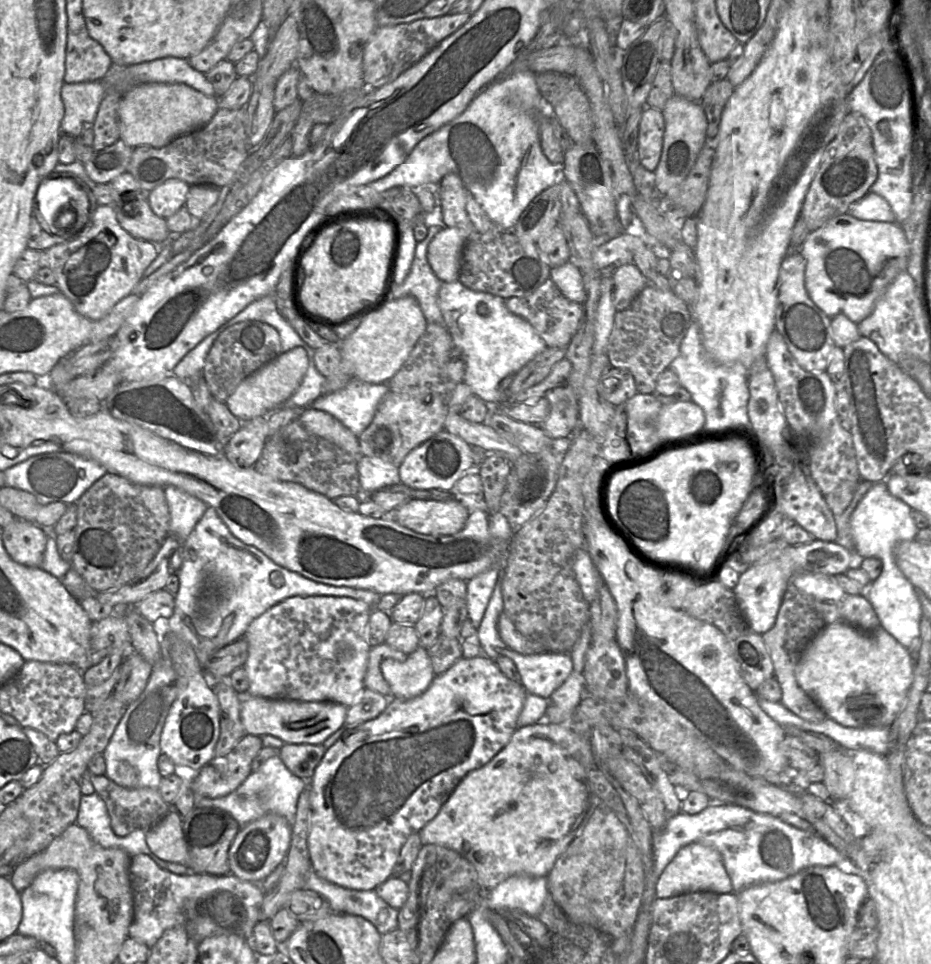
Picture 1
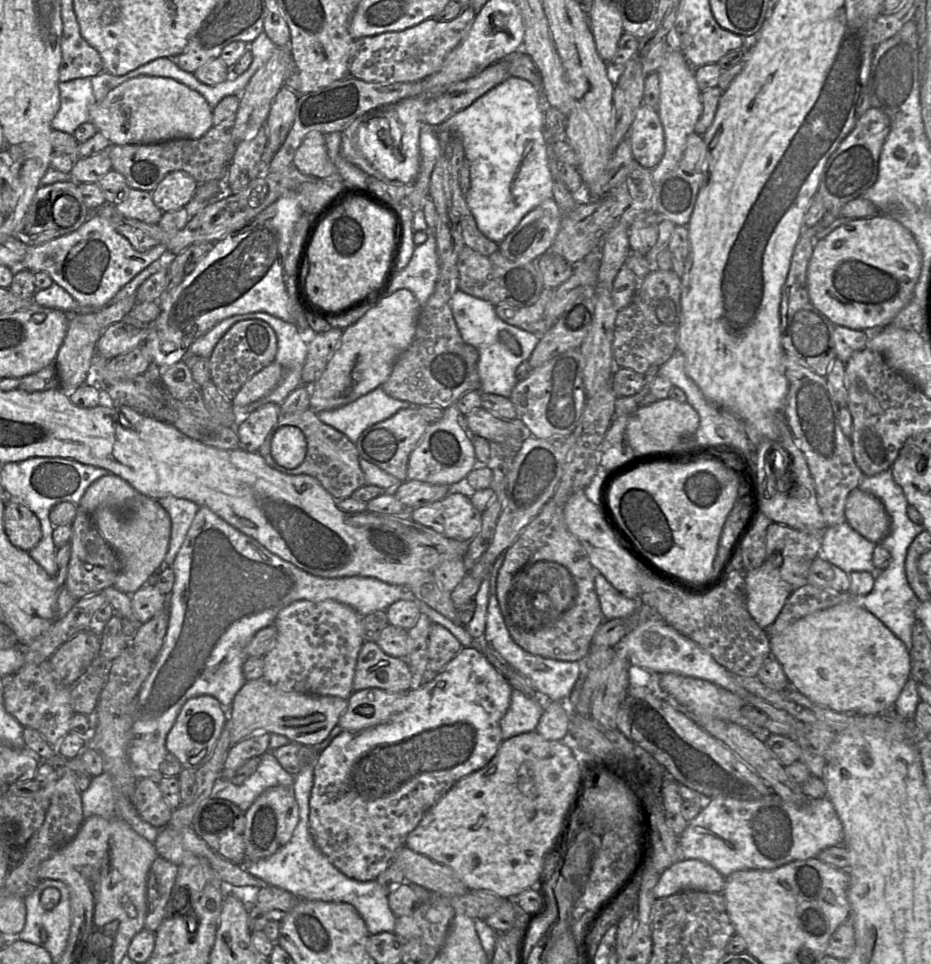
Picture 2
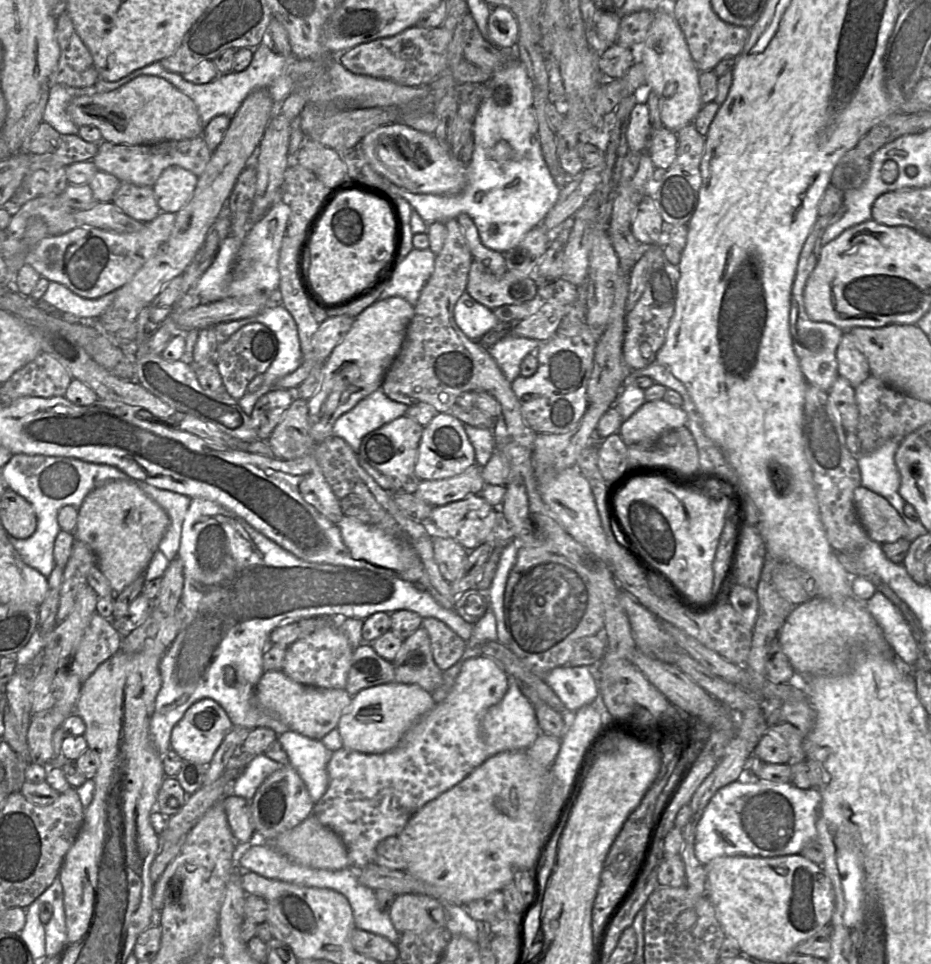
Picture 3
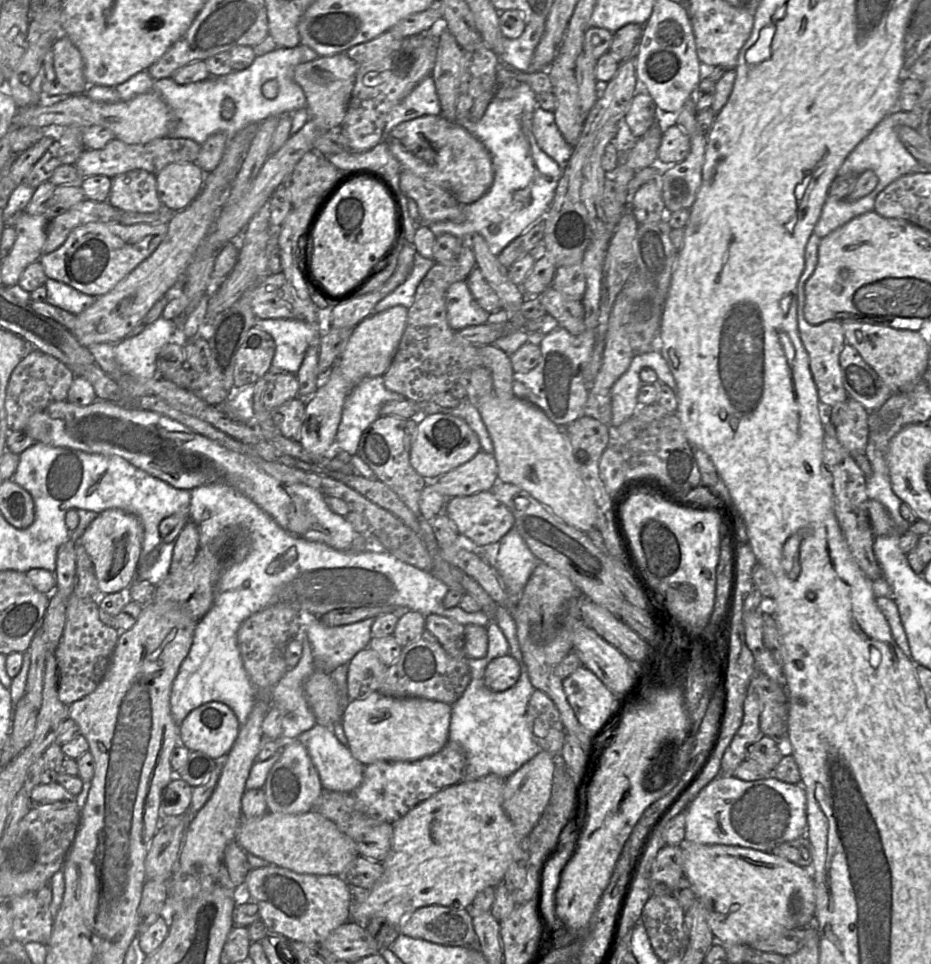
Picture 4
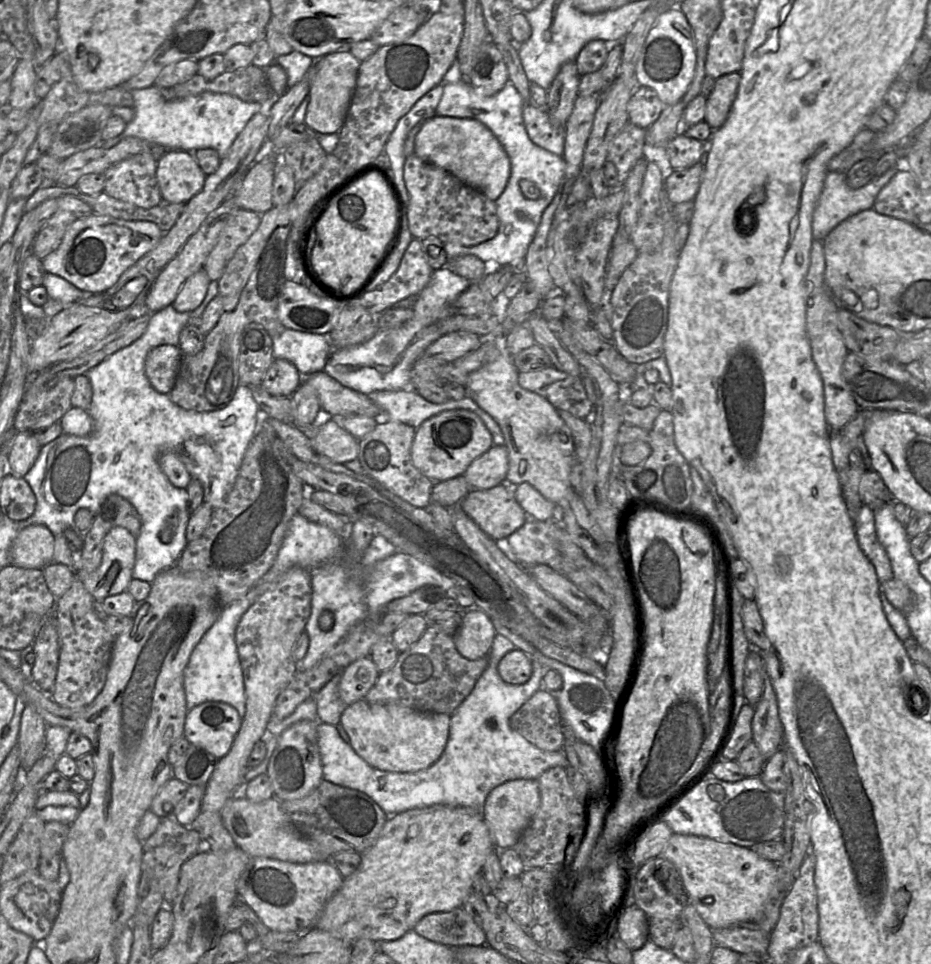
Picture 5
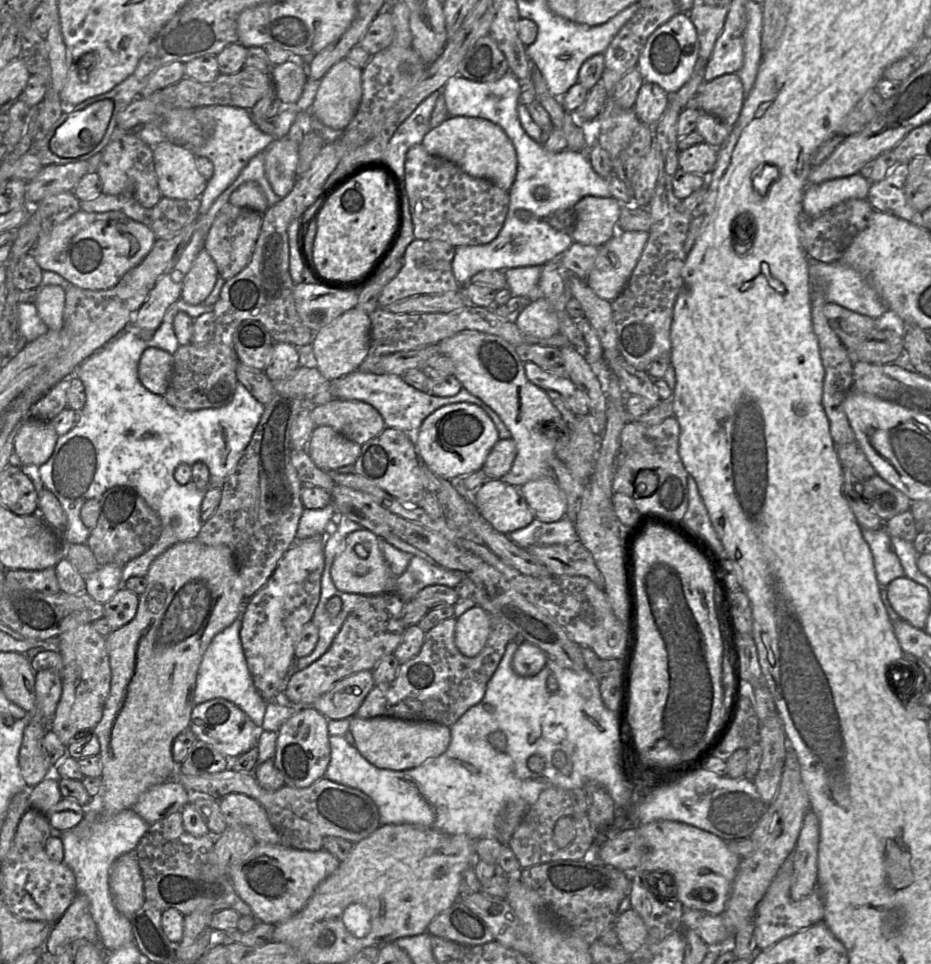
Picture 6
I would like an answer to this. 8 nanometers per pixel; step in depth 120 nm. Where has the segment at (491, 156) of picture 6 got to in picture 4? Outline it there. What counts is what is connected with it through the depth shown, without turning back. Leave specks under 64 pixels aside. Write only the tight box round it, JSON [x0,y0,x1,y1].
[384,115,494,204]

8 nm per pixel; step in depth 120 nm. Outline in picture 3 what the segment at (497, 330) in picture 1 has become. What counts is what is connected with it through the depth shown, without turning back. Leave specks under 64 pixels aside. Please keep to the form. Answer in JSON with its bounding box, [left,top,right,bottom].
[453,291,541,383]

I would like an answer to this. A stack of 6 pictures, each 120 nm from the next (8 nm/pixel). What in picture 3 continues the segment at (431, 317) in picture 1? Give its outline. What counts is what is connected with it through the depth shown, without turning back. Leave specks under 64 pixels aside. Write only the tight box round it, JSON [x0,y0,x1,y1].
[378,248,436,306]

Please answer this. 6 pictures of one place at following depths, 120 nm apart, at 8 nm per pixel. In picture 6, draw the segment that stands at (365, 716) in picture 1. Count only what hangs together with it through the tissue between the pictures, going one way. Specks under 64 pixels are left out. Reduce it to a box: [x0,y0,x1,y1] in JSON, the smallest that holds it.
[349,715,450,771]

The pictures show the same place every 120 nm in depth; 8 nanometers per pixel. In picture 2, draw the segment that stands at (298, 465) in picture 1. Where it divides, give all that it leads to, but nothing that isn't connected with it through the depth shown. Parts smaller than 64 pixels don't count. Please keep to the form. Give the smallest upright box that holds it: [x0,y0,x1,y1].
[258,408,367,499]

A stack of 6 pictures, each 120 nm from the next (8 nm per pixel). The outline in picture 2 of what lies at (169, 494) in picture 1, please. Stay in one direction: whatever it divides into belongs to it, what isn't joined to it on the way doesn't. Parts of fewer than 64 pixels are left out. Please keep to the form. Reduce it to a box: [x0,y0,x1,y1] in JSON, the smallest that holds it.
[157,496,199,567]

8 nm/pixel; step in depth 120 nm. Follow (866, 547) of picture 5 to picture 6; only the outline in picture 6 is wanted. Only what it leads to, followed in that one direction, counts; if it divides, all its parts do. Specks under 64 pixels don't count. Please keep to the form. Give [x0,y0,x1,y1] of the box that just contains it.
[862,523,905,587]

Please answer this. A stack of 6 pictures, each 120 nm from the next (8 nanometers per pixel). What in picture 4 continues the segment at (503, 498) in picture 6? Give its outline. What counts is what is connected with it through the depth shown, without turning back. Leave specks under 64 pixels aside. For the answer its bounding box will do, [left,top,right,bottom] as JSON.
[443,491,515,549]

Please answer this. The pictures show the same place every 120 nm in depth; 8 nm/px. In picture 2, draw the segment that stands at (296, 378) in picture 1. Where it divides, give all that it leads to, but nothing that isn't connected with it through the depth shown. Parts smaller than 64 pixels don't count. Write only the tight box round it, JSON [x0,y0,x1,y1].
[232,362,283,407]

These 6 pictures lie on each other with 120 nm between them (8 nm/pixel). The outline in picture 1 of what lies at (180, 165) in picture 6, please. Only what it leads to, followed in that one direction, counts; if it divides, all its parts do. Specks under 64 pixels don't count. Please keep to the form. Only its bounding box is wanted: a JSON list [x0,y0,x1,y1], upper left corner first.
[147,179,190,219]

